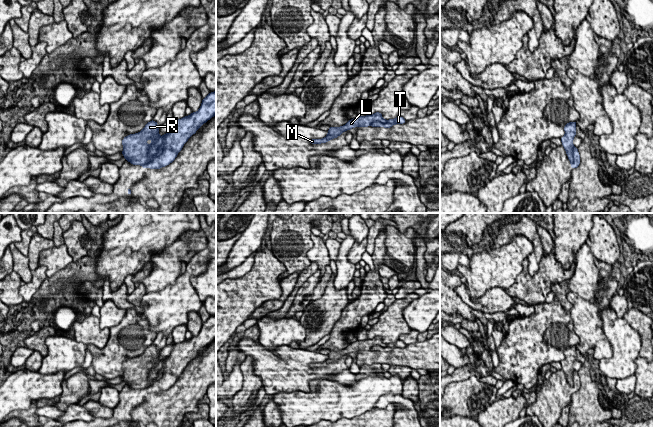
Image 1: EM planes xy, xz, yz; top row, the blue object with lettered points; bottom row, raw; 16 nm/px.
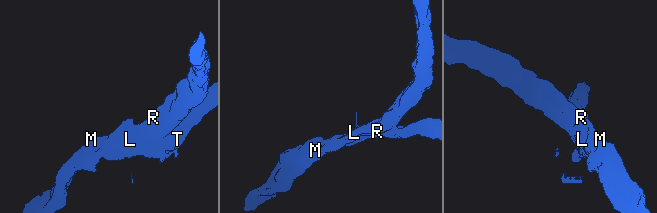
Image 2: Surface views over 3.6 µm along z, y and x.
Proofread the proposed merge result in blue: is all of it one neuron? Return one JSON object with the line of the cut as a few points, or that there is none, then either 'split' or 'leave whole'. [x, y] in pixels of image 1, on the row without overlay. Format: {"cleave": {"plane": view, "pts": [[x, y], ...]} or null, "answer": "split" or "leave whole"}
{"cleave": {"plane": "xy", "pts": [[165, 358], [150, 371], [149, 381], [151, 383], [141, 389]]}, "answer": "split"}

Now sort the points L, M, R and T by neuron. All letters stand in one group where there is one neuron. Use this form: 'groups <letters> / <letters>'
groups L M R / T

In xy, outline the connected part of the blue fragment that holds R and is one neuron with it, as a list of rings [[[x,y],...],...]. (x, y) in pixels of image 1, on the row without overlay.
[[[151,344],[140,356],[124,361],[122,378],[126,385],[133,389],[143,389],[156,381],[162,375],[162,369],[158,370],[158,377],[151,382],[149,381],[149,373],[161,362],[159,353],[157,346]]]

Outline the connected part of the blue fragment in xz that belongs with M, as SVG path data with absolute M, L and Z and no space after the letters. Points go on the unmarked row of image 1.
M376 336L373 339L366 339L366 340L357 340L353 343L350 343L345 349L341 351L329 351L328 358L323 363L311 363L309 366L311 368L321 368L326 367L329 364L337 362L343 356L350 354L354 351L368 351L371 350L373 346L382 346L386 347L387 344L382 342L382 337Z

